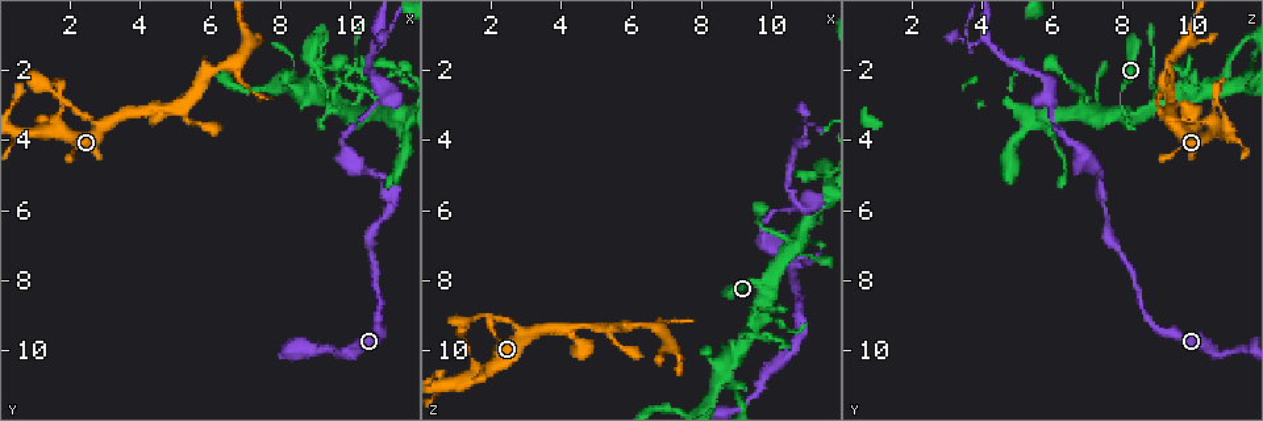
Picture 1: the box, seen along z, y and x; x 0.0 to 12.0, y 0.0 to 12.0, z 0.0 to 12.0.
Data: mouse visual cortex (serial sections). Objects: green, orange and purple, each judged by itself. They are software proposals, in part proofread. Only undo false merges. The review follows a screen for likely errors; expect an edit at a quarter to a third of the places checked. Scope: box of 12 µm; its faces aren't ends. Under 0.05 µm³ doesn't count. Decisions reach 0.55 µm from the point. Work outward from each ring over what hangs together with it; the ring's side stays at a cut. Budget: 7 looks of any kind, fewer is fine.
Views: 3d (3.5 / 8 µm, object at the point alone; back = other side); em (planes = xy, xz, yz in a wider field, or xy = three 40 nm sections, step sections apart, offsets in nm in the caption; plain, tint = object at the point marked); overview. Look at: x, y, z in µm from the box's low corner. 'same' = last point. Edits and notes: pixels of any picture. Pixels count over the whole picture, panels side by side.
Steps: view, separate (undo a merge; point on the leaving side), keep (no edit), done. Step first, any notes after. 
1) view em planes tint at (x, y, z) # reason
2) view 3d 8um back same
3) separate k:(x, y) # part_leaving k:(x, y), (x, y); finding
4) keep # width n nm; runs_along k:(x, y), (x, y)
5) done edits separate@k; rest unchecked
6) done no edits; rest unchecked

view 3d 3.5um back at (9.8, 3.3, 8.3) # three-way junction

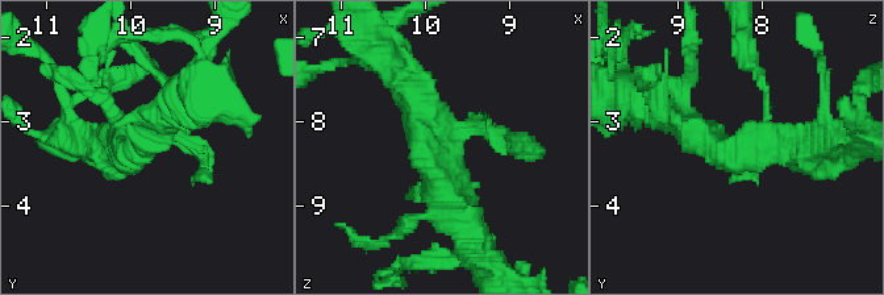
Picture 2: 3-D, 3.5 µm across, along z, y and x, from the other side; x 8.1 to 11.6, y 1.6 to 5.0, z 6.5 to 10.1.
view em planes tint at (9.80, 3.30, 8.25) # now the EM

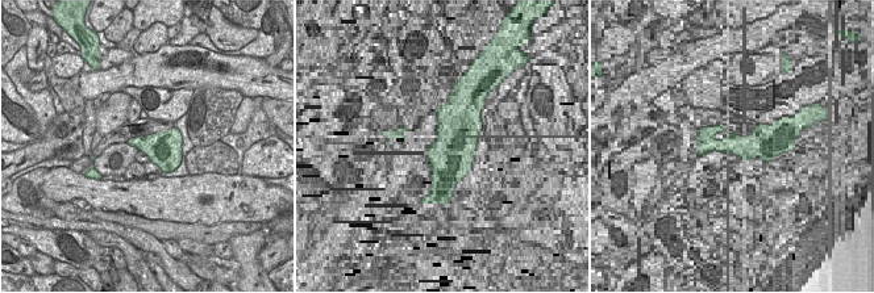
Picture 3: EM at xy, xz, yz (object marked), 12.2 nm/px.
keep # all the same cell

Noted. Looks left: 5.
view 3d 3.5um back at (8.5, 2.5, 10.6) # branch point

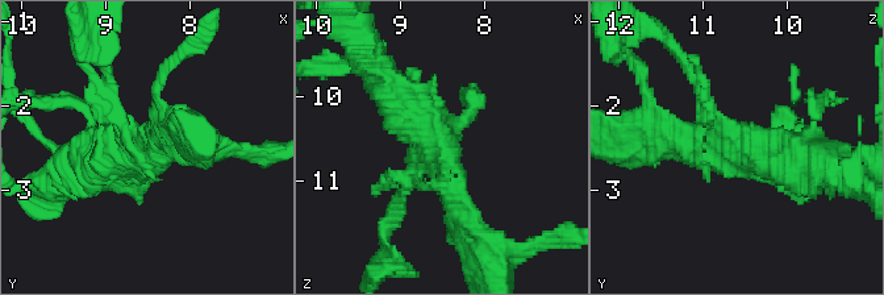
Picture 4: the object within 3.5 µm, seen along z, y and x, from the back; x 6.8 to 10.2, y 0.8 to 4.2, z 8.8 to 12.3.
view em xy step 1 tint at (8.50, 2.55, 10.60) # shape alone is not enough

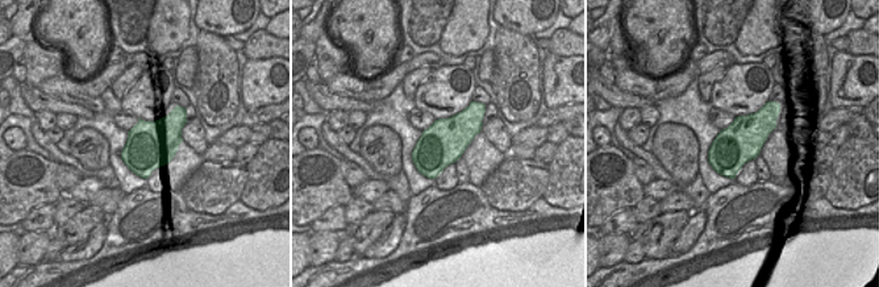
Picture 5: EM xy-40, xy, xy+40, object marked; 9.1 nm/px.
keep # runs_along 4:(383, 84), (440, 142), (465, 223); all the same cell

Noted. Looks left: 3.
view 3d 3.5um at (11.0, 2.8, 5.9) # sharp bend

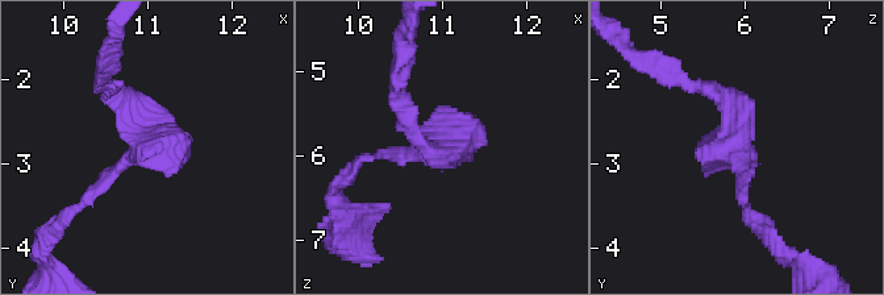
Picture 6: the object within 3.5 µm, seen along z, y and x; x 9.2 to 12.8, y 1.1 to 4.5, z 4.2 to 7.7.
view em xy step 2 tint at (11.05, 2.75, 5.90) # shape alone is not enough

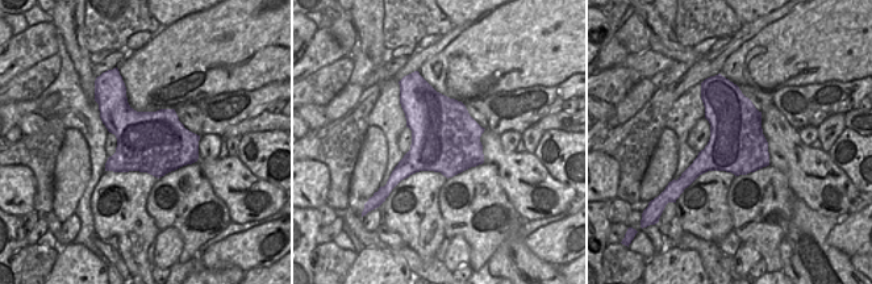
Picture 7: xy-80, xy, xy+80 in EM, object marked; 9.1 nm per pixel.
keep # runs_along 6:(743, 204), (743, 111), (709, 87); all the same cell

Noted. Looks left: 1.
done no edits; rest unchecked

